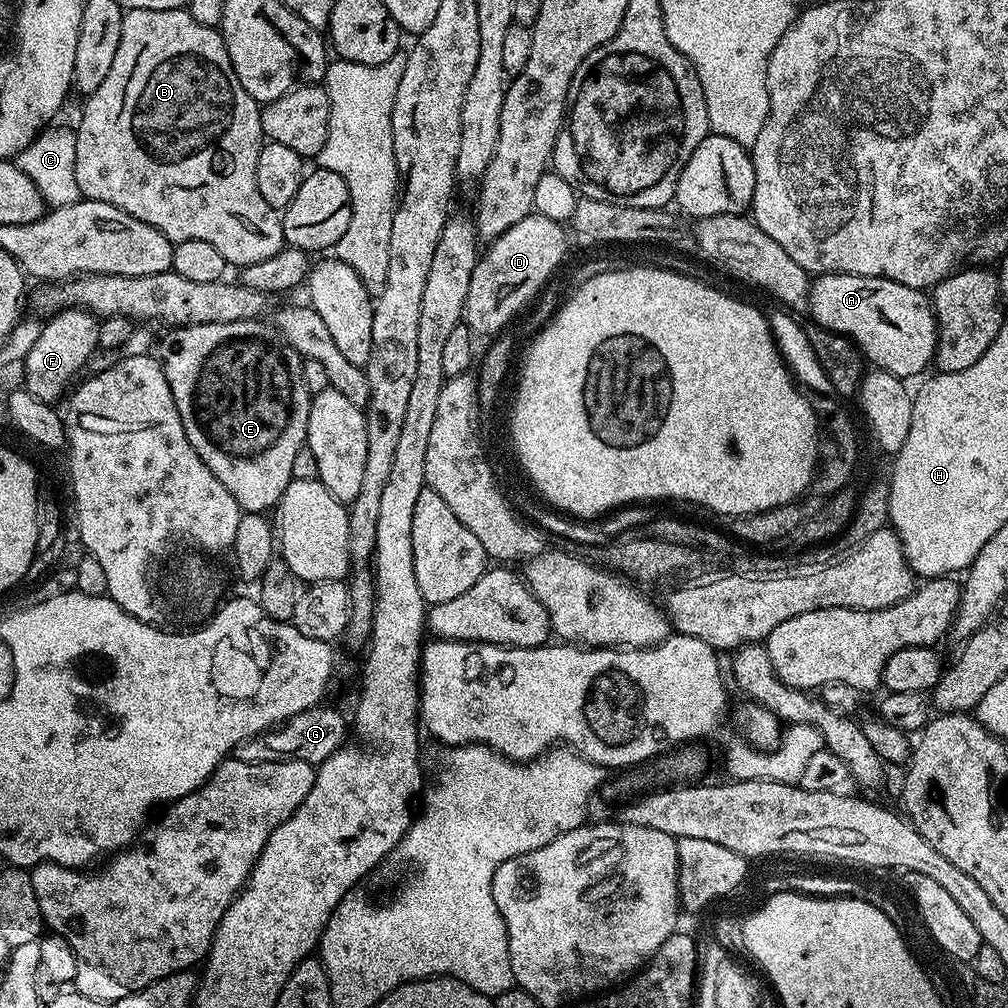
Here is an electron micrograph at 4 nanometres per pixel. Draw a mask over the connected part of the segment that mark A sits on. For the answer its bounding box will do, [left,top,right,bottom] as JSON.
[806,272,936,378]

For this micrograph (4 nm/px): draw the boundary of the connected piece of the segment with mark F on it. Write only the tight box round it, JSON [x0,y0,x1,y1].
[22,308,100,402]

